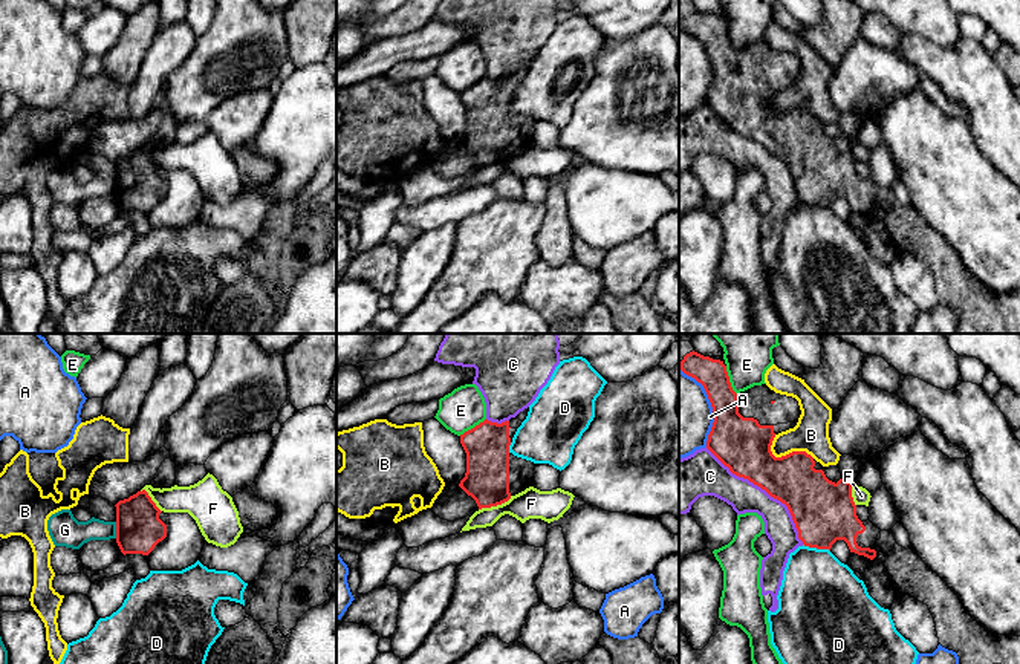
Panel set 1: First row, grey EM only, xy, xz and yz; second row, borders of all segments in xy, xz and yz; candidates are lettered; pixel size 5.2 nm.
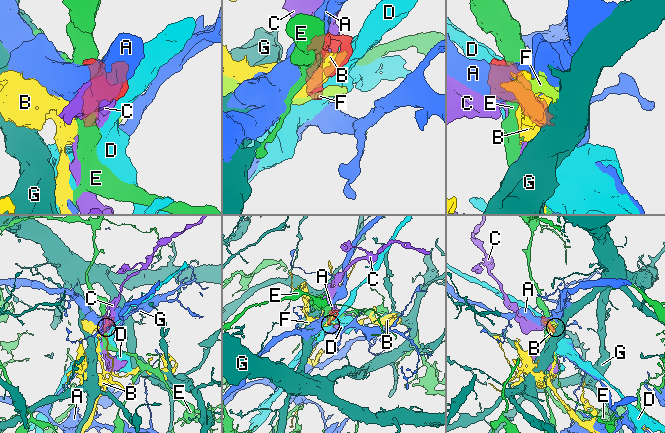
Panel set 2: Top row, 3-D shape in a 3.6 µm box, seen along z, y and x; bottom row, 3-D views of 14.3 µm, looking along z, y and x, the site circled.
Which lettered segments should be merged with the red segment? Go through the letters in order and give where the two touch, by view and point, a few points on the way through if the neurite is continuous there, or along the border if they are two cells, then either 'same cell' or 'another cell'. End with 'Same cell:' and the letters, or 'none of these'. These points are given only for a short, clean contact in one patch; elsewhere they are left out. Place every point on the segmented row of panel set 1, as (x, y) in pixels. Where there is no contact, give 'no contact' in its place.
A: yz (711, 404) | another cell
B: yz (788, 455) | another cell
C: yz (765, 490) | another cell
D: yz (817, 548) | another cell
E: yz (728, 380) | another cell
F: xz (494, 505) | along xz (511, 496), (500, 504), (479, 510) | another cell
G: xy (116, 530) | along xy (115, 522), (116, 537) | another cell
Same cell: none of these

